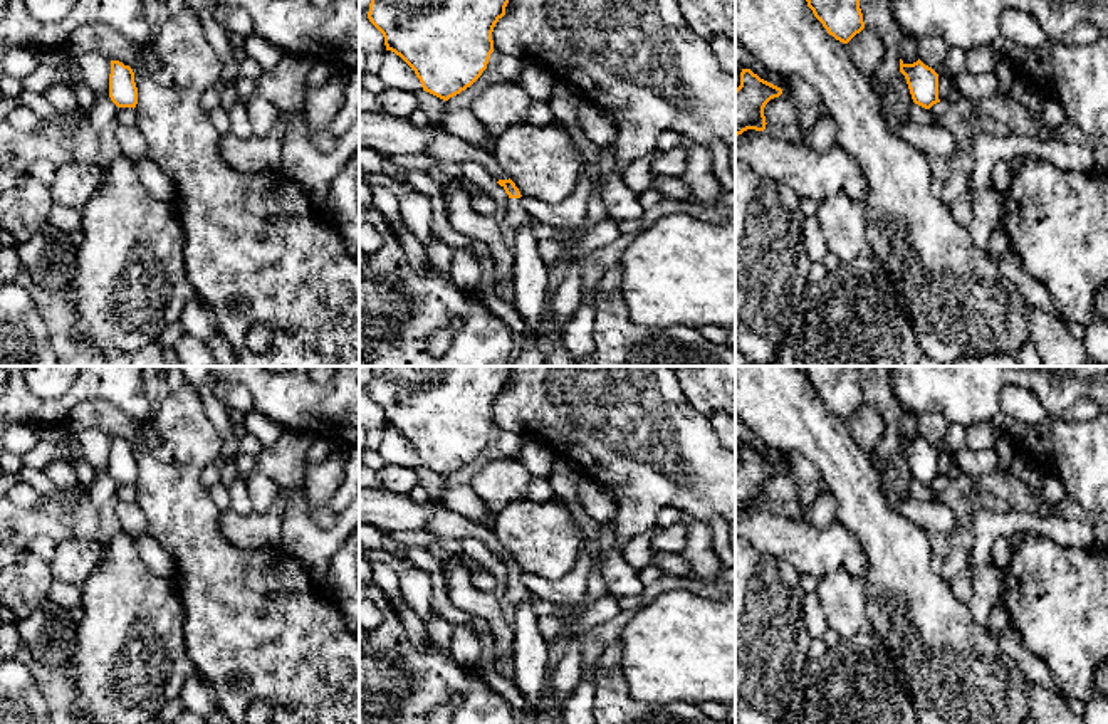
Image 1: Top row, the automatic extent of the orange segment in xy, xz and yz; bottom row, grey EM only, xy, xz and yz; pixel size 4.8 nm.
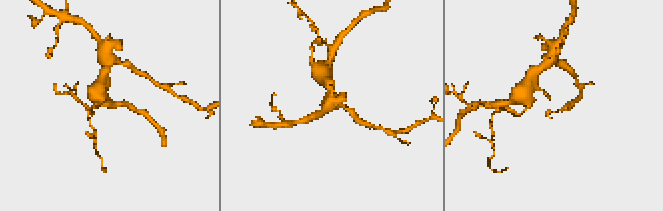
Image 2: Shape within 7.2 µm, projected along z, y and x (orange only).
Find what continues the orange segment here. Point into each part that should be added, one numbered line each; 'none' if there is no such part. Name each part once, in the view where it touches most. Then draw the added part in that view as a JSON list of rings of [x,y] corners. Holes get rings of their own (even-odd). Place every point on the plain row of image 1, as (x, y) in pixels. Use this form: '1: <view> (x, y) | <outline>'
none

